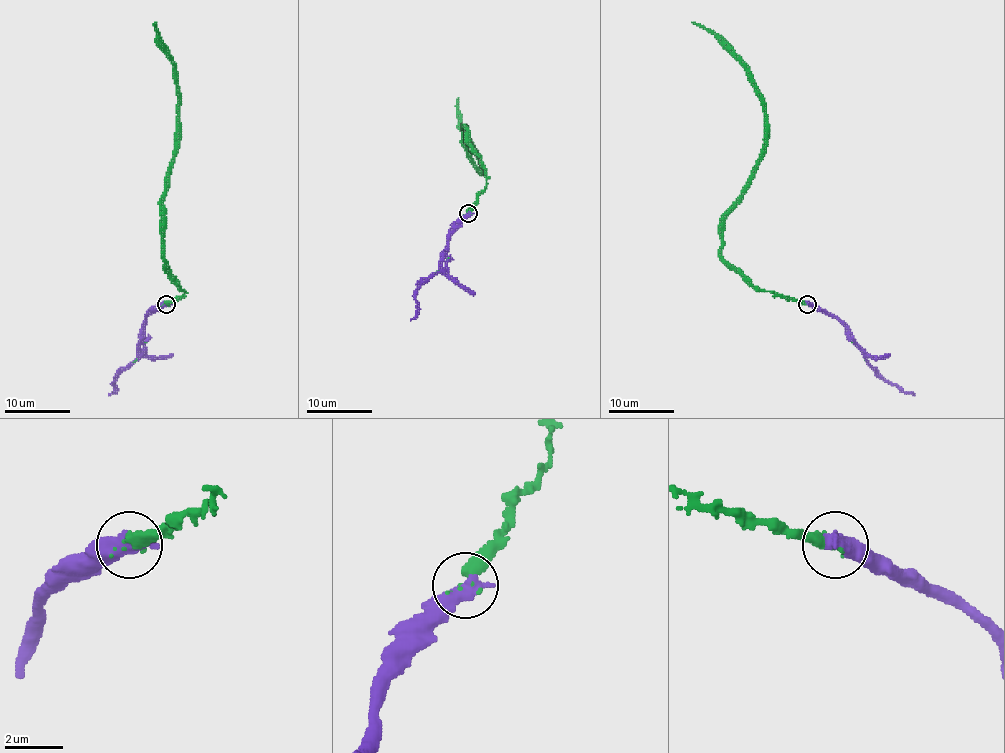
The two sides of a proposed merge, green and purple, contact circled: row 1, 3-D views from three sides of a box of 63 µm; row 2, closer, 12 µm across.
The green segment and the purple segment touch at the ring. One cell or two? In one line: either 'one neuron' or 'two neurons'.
one neuron

